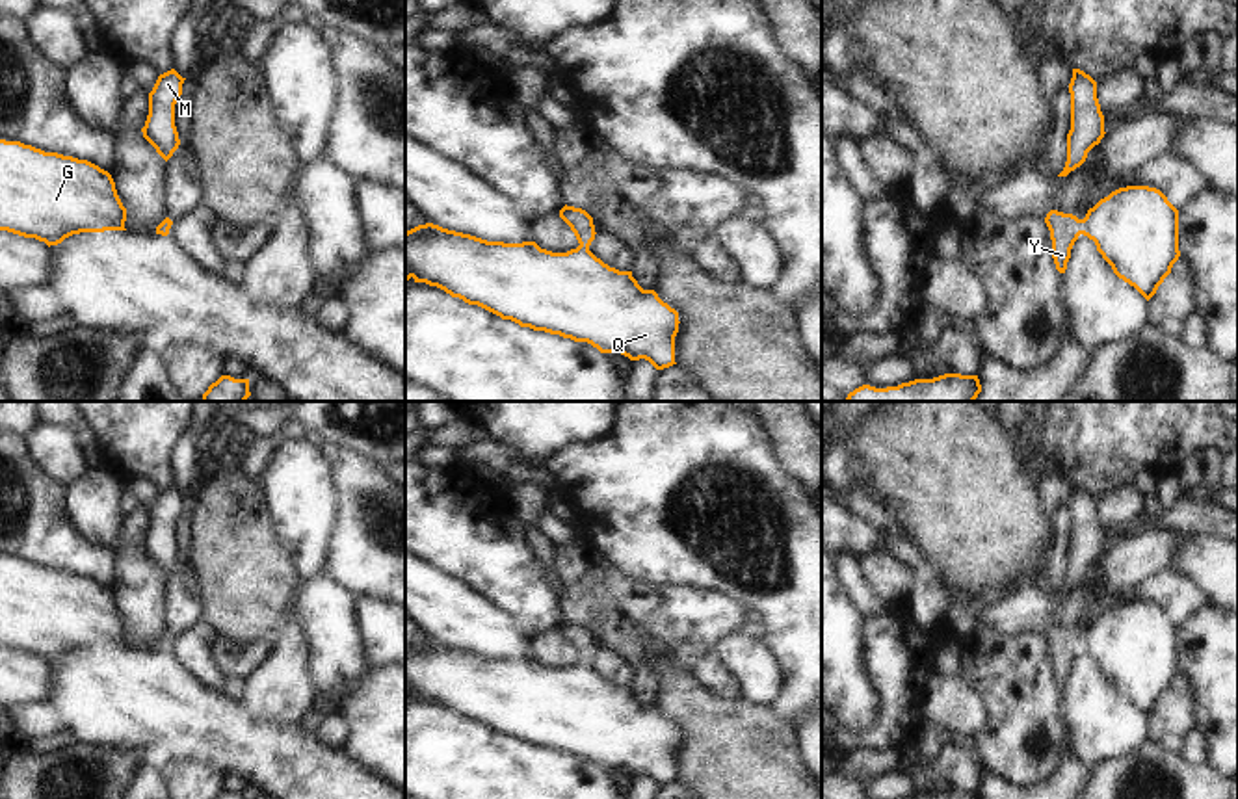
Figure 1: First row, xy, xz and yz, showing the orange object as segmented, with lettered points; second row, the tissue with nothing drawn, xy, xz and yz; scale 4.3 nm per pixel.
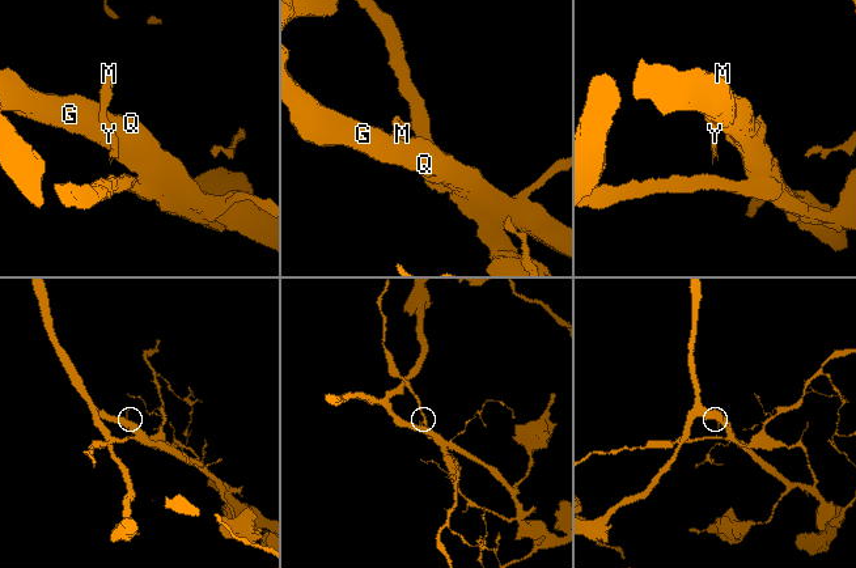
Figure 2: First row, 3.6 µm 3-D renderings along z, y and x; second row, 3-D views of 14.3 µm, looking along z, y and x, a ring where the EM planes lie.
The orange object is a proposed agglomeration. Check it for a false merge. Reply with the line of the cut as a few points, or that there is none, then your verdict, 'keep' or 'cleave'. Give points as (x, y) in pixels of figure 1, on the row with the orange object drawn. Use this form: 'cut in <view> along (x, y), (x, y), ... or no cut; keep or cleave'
cut in yz along (1080, 220), (1082, 233); cleave

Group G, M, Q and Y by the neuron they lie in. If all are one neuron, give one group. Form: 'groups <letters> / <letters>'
groups G Q / M Y

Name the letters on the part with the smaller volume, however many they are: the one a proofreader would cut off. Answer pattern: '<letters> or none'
M, Y

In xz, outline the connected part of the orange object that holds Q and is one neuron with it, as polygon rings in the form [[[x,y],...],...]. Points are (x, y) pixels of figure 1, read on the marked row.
[[[426,223],[405,232],[405,282],[411,277],[520,327],[587,342],[600,353],[645,359],[656,370],[677,364],[678,312],[654,290],[643,290],[632,271],[610,268],[589,247],[552,253],[535,242],[487,242]]]

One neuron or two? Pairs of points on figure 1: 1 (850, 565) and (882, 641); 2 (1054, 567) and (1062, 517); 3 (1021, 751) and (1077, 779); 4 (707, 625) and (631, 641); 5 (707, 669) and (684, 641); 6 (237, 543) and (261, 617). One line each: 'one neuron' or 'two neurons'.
1: two neurons
2: one neuron
3: two neurons
4: one neuron
5: two neurons
6: one neuron

